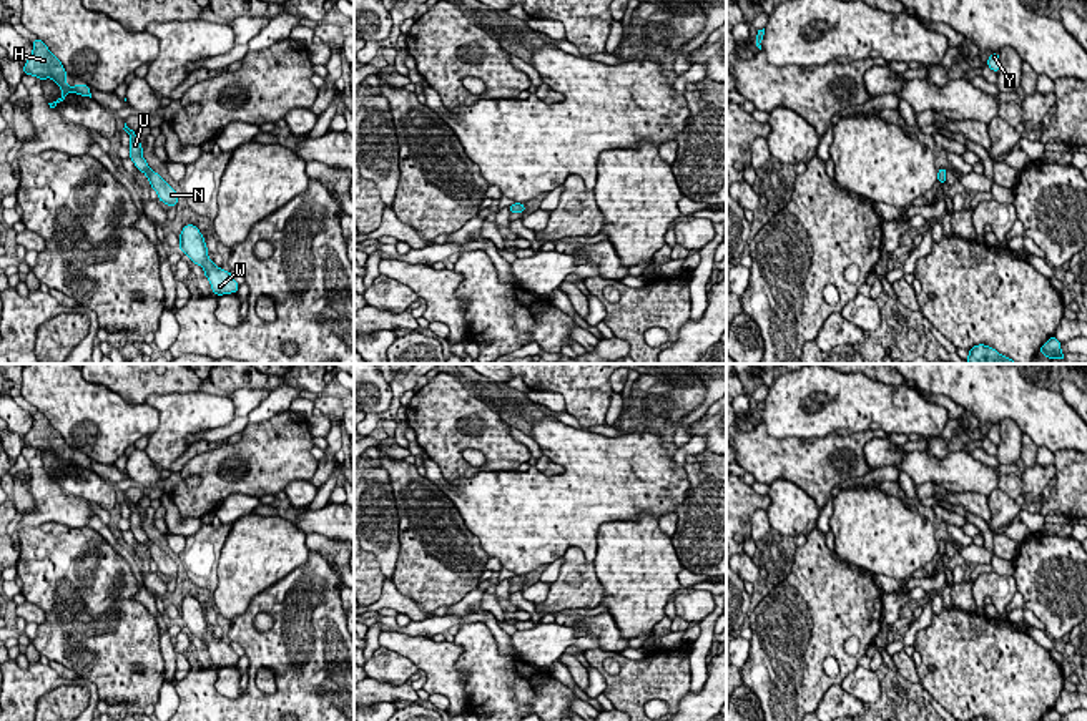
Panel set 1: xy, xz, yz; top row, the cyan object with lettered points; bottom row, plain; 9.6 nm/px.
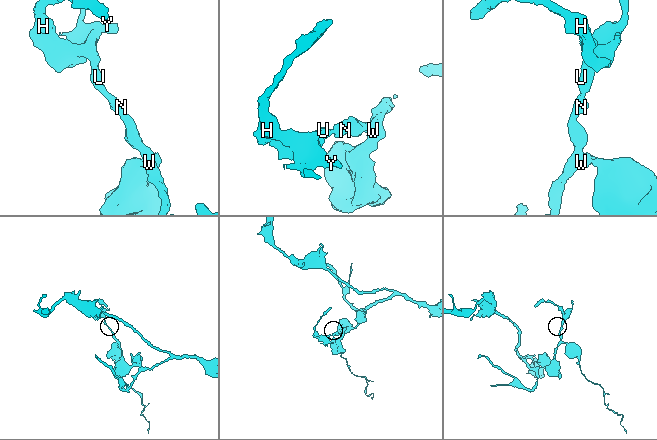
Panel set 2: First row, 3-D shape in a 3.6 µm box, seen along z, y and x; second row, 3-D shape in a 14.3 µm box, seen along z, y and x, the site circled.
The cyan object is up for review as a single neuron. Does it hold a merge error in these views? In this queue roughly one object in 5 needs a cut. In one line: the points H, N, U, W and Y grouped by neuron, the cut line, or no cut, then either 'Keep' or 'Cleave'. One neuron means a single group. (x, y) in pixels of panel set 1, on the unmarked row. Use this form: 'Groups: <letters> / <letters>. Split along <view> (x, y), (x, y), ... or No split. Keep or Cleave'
Groups: H N U W Y. No split. Keep

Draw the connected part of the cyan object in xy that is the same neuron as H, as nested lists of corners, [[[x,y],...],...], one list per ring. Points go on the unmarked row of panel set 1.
[[[37,410],[32,417],[33,417],[33,424],[23,439],[23,442],[25,442],[23,447],[38,449],[42,454],[45,450],[52,450],[61,460],[61,468],[57,473],[48,475],[50,480],[57,482],[57,477],[65,472],[68,464],[91,470],[88,455],[85,455],[85,457],[81,455],[76,459],[66,457],[68,445],[65,444],[61,434],[52,427],[52,424],[47,420],[47,417],[42,412]]]

